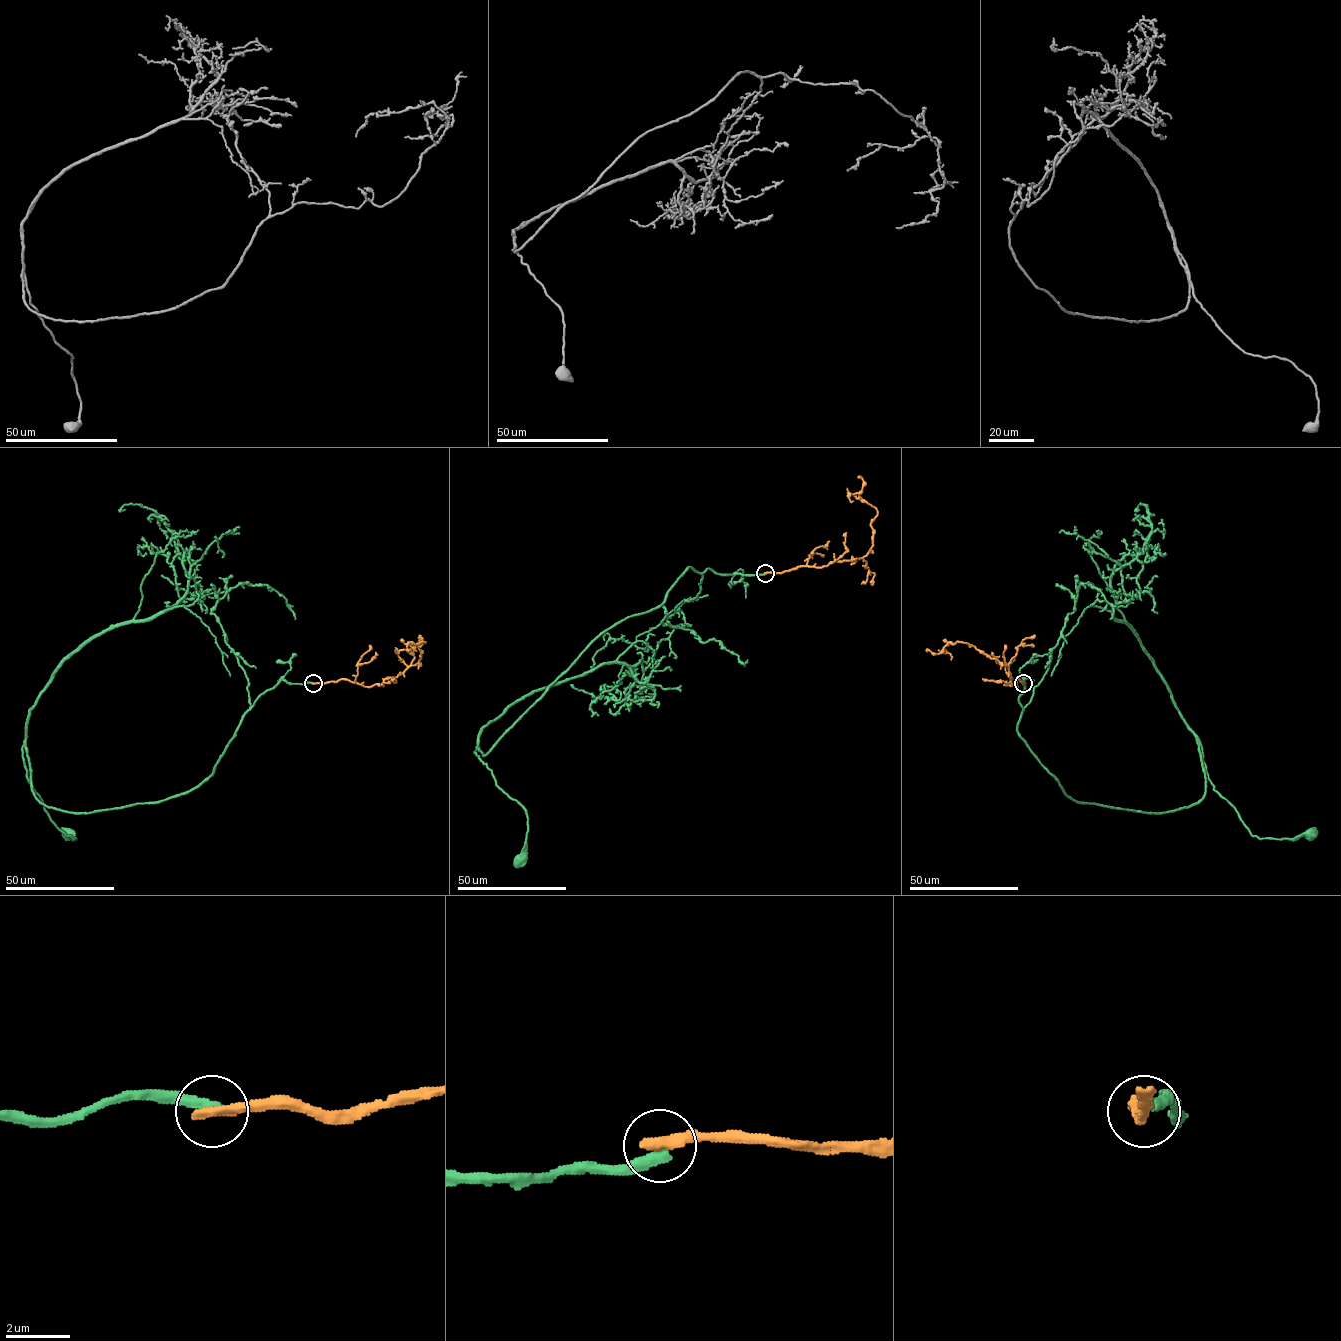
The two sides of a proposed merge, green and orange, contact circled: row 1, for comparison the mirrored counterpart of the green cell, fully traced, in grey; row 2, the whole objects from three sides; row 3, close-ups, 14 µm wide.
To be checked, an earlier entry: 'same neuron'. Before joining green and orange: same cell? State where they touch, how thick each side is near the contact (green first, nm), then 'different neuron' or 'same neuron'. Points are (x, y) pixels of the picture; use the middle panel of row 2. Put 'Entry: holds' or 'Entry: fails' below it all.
place (765, 573); calibres 360 and 400 nm; different neuron
Entry: fails

